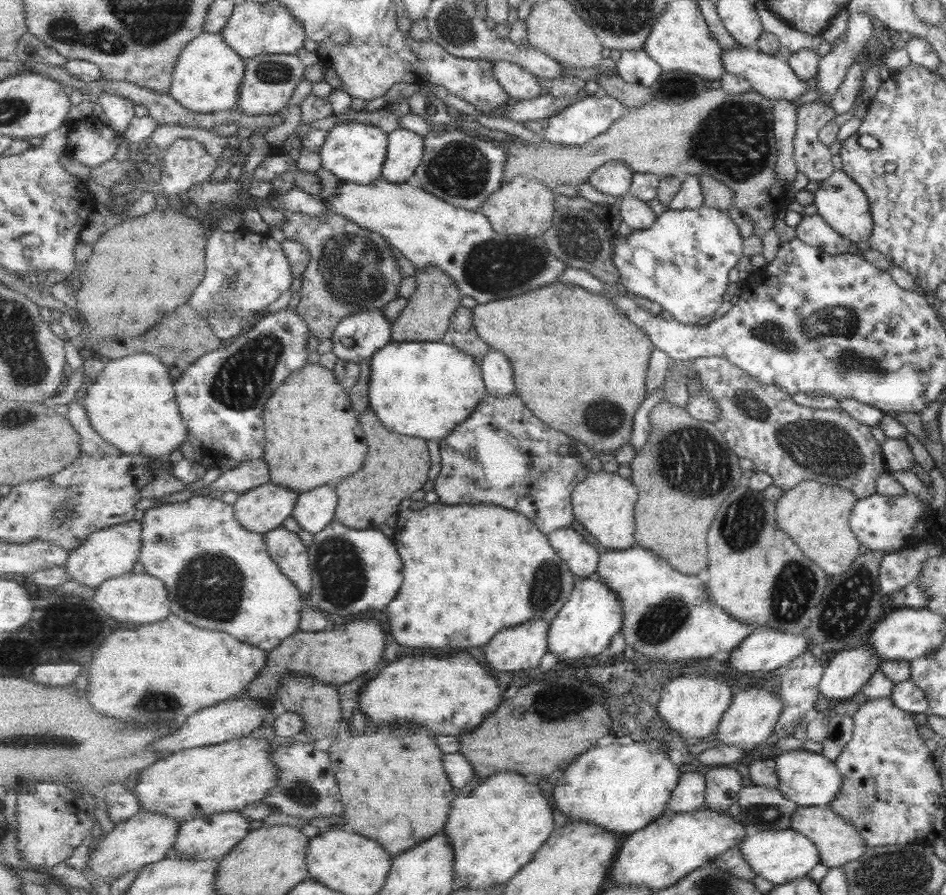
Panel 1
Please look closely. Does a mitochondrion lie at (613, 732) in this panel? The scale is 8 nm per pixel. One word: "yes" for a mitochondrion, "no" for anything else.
no

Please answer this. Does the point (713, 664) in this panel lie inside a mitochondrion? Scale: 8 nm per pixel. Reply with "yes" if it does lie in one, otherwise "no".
no

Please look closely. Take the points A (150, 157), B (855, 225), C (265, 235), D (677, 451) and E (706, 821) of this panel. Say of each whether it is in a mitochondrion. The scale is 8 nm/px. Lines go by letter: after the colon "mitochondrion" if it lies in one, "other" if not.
A: other
B: other
C: other
D: mitochondrion
E: other

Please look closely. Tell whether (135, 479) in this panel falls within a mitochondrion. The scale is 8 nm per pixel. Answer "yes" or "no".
no

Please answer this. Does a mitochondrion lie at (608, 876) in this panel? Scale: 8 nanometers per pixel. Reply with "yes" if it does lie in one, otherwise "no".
no

